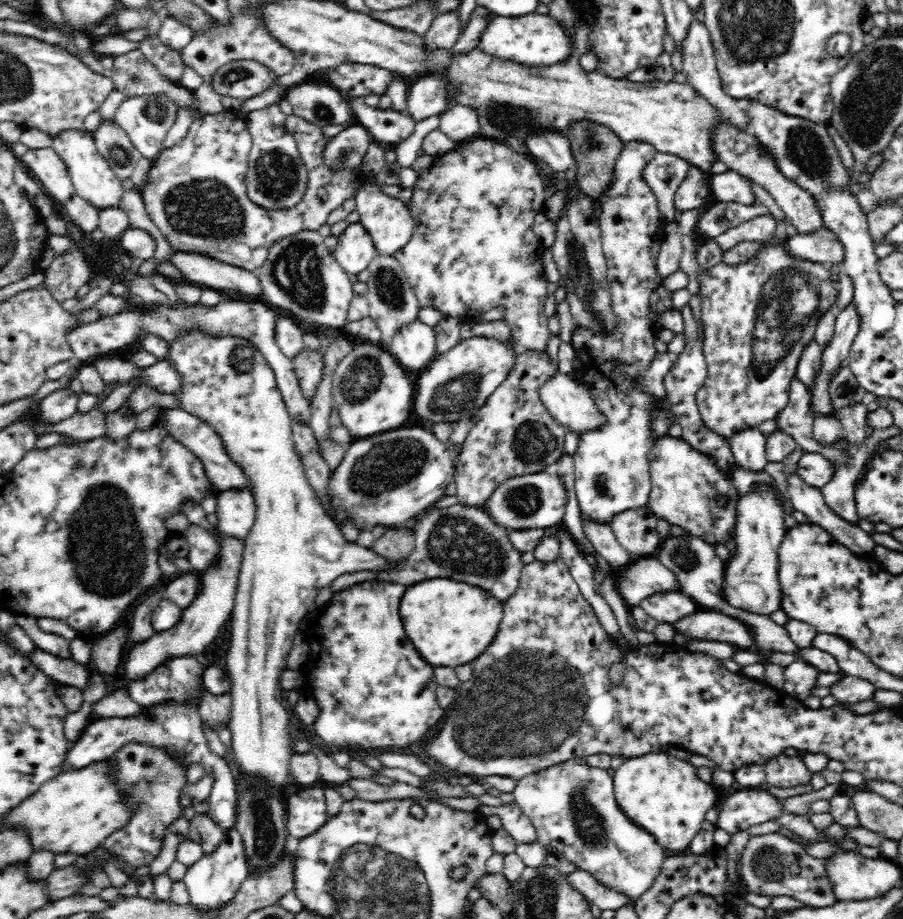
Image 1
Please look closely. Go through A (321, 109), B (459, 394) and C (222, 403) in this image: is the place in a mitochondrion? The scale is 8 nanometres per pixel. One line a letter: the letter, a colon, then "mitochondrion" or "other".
A: mitochondrion
B: mitochondrion
C: other

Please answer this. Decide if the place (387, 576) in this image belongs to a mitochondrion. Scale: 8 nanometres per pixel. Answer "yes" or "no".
no

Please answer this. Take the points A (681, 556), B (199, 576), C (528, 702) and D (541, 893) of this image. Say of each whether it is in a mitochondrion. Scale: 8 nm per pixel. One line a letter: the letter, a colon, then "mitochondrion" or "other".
A: mitochondrion
B: other
C: mitochondrion
D: mitochondrion

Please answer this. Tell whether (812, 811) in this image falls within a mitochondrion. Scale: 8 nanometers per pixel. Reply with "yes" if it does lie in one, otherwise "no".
no

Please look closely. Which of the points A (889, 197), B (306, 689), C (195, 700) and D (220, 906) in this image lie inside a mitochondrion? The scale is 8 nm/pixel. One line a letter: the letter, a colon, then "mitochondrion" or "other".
A: other
B: other
C: other
D: other

